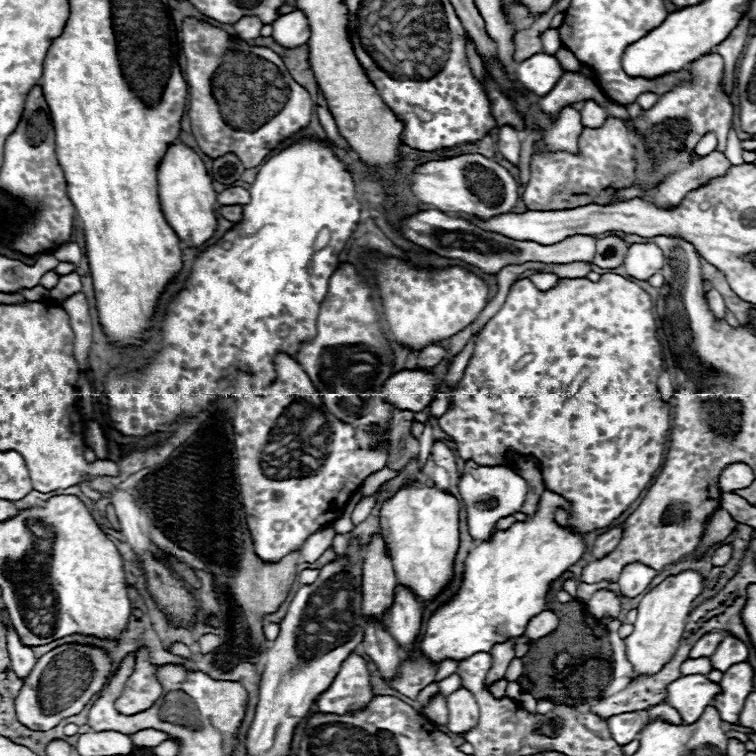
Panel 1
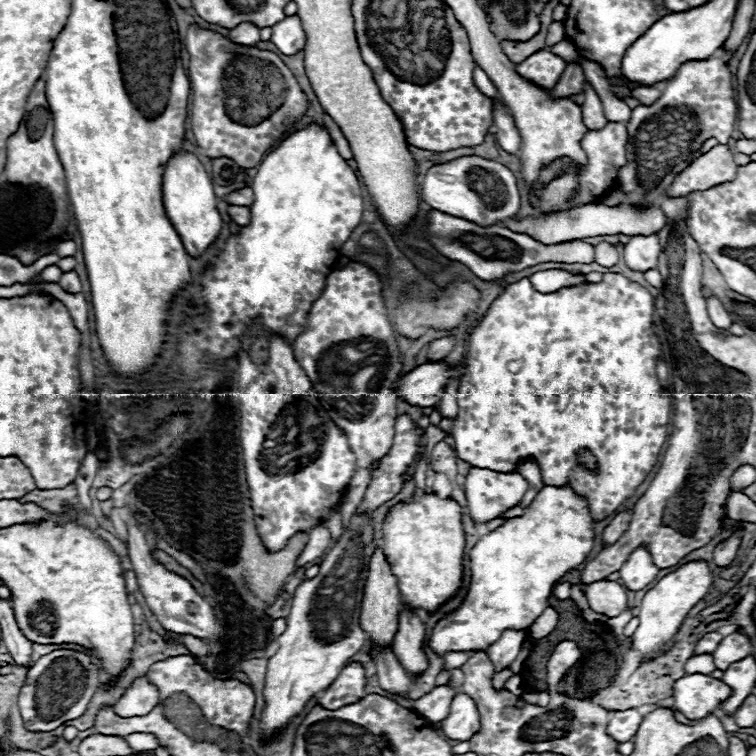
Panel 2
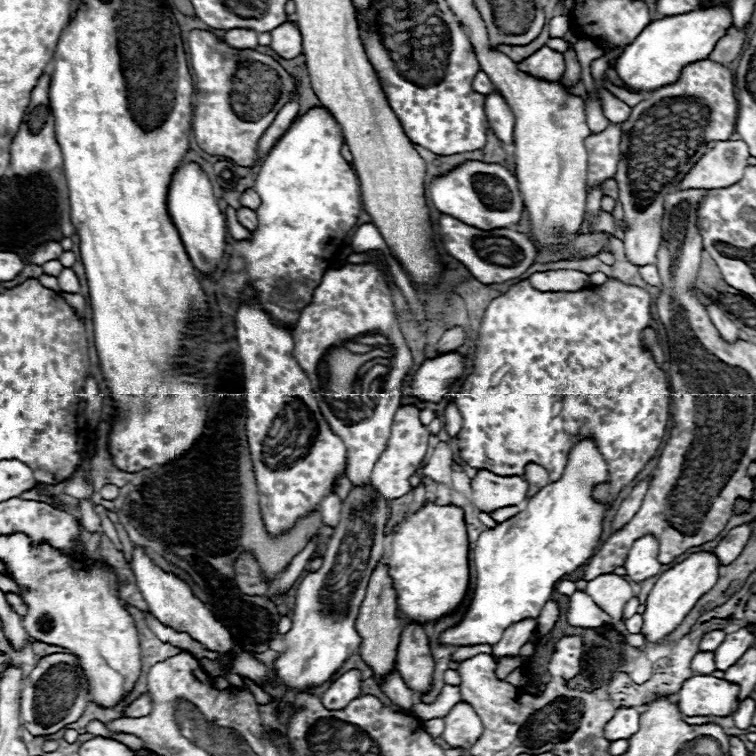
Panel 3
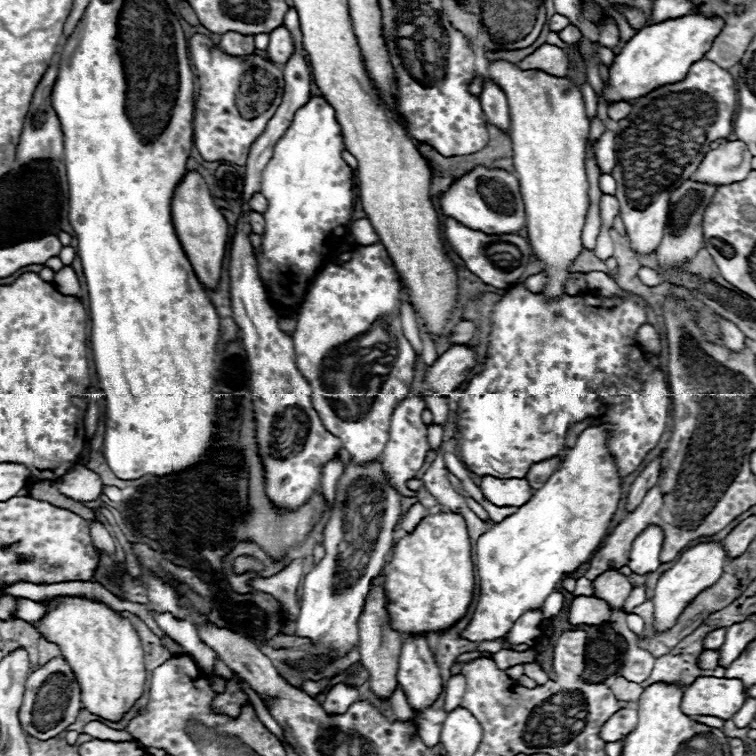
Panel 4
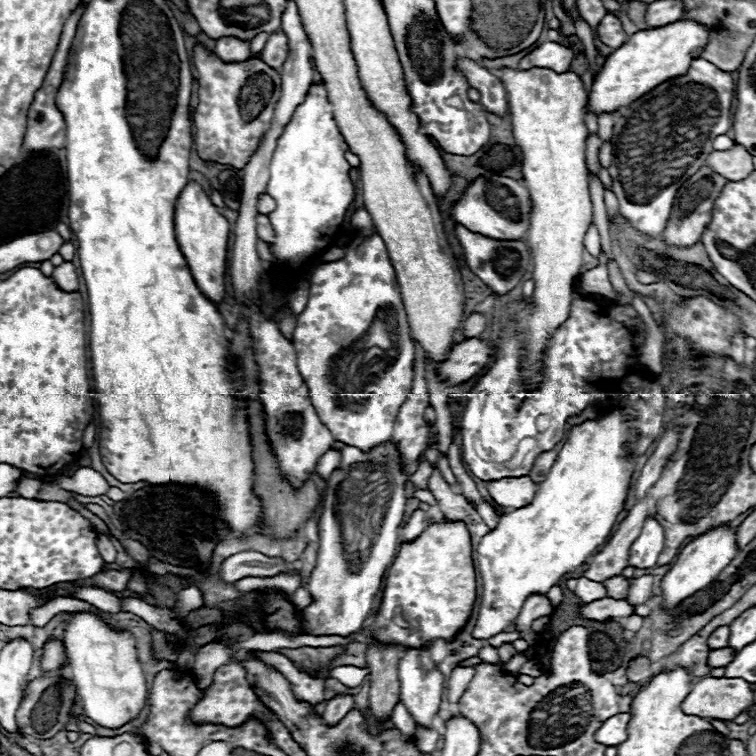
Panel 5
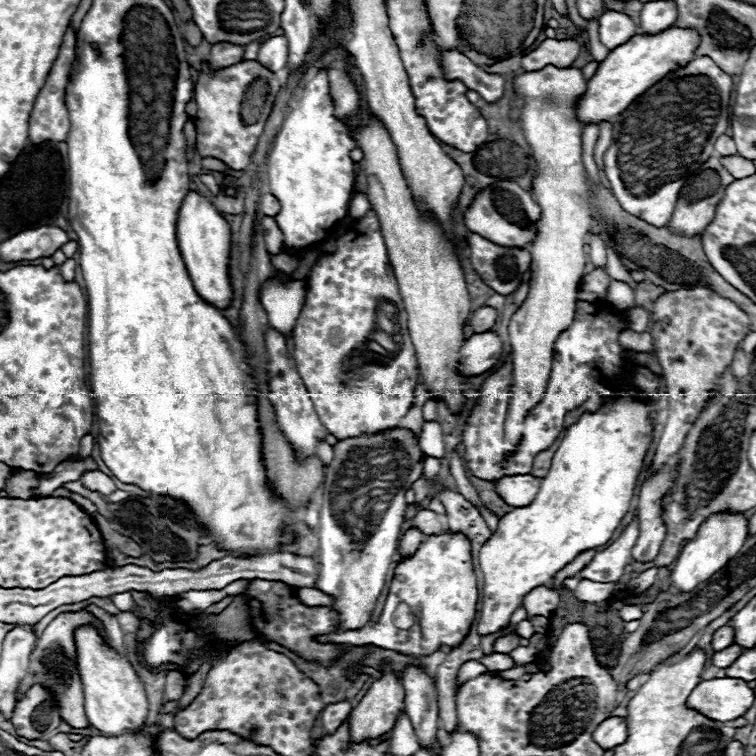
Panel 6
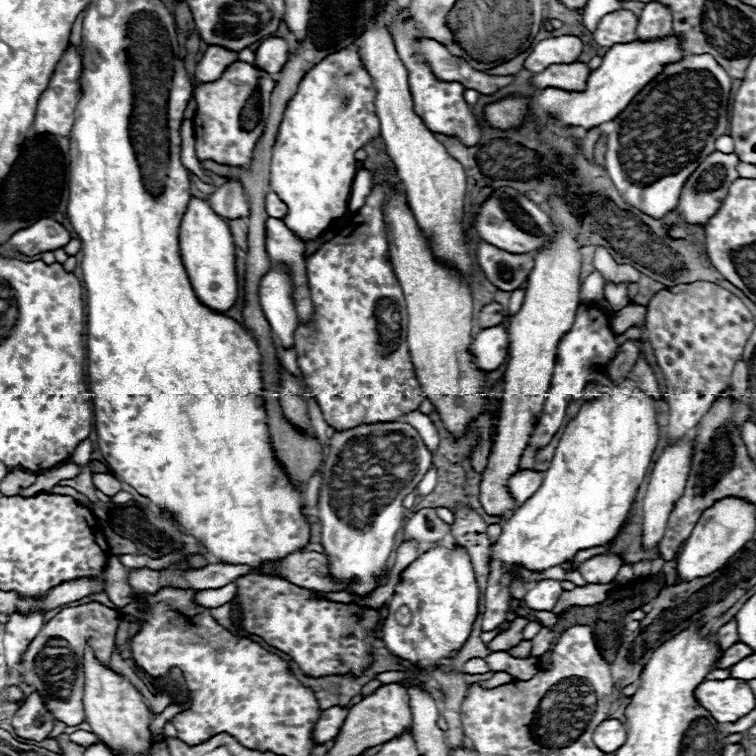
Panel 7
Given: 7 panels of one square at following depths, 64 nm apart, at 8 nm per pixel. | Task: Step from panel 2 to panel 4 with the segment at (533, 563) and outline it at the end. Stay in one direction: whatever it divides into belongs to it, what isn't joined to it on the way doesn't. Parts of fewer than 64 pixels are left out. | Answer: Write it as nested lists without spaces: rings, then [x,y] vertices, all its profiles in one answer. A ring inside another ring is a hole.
[[[588,426],[576,436],[576,444],[566,450],[562,464],[544,486],[514,514],[478,538],[474,569],[479,579],[480,598],[464,638],[472,642],[496,640],[526,610],[538,608],[564,576],[594,556],[606,538],[620,498],[622,480],[616,460],[608,450],[608,428]]]

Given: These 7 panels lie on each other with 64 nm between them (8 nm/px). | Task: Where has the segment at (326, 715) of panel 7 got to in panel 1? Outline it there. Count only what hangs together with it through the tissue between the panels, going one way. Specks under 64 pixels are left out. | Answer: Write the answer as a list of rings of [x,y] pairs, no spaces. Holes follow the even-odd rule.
[[[352,652],[342,662],[340,672],[330,688],[318,696],[316,704],[320,712],[344,714],[348,710],[358,710],[366,706],[372,696],[374,694],[370,690],[370,672],[366,668],[366,660]]]

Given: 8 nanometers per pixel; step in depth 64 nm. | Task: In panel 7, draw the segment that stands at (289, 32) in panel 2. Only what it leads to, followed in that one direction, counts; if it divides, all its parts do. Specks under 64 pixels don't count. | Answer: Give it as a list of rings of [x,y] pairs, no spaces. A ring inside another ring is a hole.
[[[268,38],[258,44],[254,66],[268,74],[276,74],[286,64],[286,58],[288,58],[288,42],[282,38]]]

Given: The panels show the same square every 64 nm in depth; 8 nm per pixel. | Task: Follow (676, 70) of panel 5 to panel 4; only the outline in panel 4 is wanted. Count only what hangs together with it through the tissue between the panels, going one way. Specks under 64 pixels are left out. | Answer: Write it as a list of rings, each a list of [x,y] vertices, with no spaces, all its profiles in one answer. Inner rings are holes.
[[[688,14],[638,30],[614,56],[614,62],[608,68],[608,84],[604,84],[602,88],[602,98],[608,104],[632,102],[640,96],[646,96],[648,92],[652,92],[652,88],[658,88],[660,84],[682,80],[688,74],[690,64],[704,58],[704,54],[710,50],[722,26],[724,24],[720,18],[710,20],[704,16]]]

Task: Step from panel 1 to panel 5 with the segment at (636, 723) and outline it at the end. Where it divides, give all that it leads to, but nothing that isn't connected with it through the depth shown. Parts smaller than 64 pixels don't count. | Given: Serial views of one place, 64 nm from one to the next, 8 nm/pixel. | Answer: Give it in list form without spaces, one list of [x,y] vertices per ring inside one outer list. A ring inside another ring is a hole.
[[[616,714],[596,730],[596,740],[604,746],[618,746],[626,740],[626,726],[630,722],[630,714]]]

